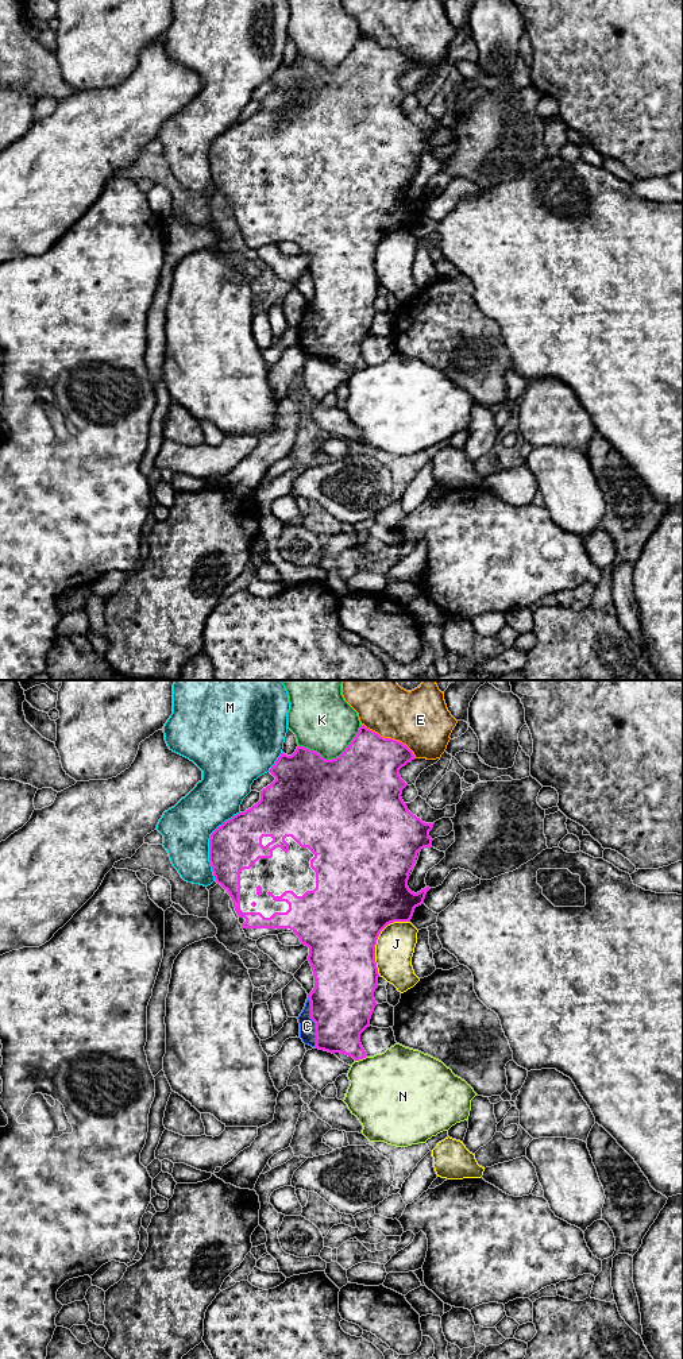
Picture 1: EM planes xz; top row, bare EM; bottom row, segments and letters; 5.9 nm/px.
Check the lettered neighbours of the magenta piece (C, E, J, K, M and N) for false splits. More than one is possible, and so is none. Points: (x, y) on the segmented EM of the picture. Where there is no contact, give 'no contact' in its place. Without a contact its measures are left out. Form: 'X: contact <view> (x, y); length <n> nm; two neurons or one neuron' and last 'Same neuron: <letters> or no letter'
C: contact xz (313, 1020); length 300 nm; one neuron
E: contact xz (389, 738); length 400 nm; two neurons
J: contact xz (377, 938); length 380 nm; two neurons
K: contact xz (334, 759); length 400 nm; two neurons
M: contact xz (209, 842); length 440 nm; two neurons
N: contact xz (361, 1058); length 80 nm; two neurons
Same neuron: C

